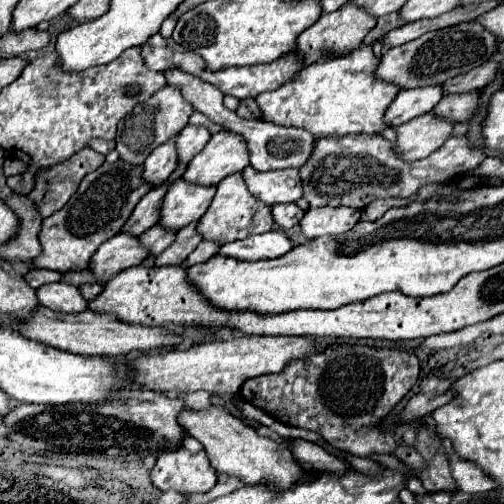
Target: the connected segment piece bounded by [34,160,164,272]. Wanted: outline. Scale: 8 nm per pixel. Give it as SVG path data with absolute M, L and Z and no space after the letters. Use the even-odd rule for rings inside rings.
M116 160L114 164L104 162L98 170L90 172L80 182L76 194L68 200L68 204L54 216L44 218L40 232L42 254L34 260L36 268L48 268L58 272L86 270L100 244L116 236L124 224L124 232L130 232L134 236L140 236L148 228L156 226L156 208L160 208L160 196L164 196L164 188L148 190L148 184L140 180L140 172L142 166L124 164L122 160ZM128 214L132 216L128 218Z

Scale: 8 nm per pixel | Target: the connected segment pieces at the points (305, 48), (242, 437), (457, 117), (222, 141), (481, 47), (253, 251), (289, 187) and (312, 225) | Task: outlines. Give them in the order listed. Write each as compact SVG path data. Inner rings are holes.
M344 4L342 8L338 8L336 12L330 12L330 14L322 14L316 24L312 24L308 30L304 30L298 38L298 46L296 50L300 50L304 54L304 60L308 64L314 64L320 60L320 54L324 50L330 50L332 54L336 52L336 56L344 56L352 50L356 50L364 36L376 26L376 18L372 18L364 8L356 6L356 4Z
M208 406L204 410L186 408L178 416L178 424L204 446L208 460L216 472L236 476L244 484L258 484L260 480L268 480L270 488L288 490L302 474L302 468L296 464L284 444L260 436L252 426L232 416L224 406Z
M472 90L468 94L448 94L434 108L434 114L444 118L448 116L448 120L454 122L464 122L478 112L478 104L480 104L480 90Z
M222 130L212 136L198 156L190 160L182 178L192 184L212 186L230 174L242 172L250 164L248 158L248 148L244 146L242 136Z
M462 22L444 30L434 30L426 32L424 36L390 48L376 70L376 76L382 78L384 82L392 82L402 86L404 90L408 88L420 88L420 86L432 86L432 84L442 84L444 80L450 80L458 74L464 74L486 60L490 60L496 54L498 48L498 38L492 36L492 32L484 30L480 22Z
M272 230L272 232L266 232L266 234L248 236L246 240L236 240L232 244L224 244L220 254L232 256L232 258L238 258L238 260L256 262L256 260L280 258L286 252L290 252L292 248L294 248L294 244L284 232Z
M248 166L242 174L252 196L256 196L268 206L280 202L296 202L298 198L302 198L298 170L290 168L290 170L256 172L252 166Z
M324 206L324 208L310 208L302 218L300 226L306 238L318 238L324 234L336 236L342 232L348 232L350 228L354 228L358 220L360 220L360 210L356 208Z

